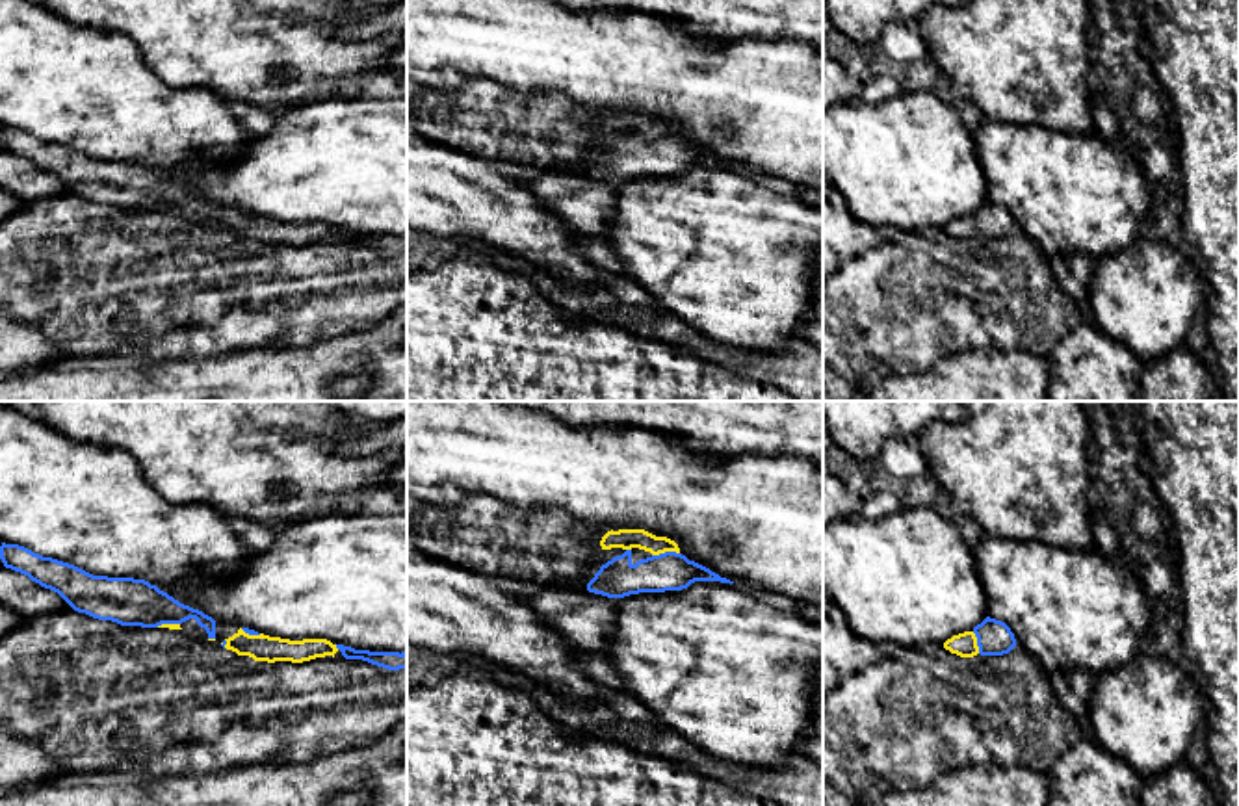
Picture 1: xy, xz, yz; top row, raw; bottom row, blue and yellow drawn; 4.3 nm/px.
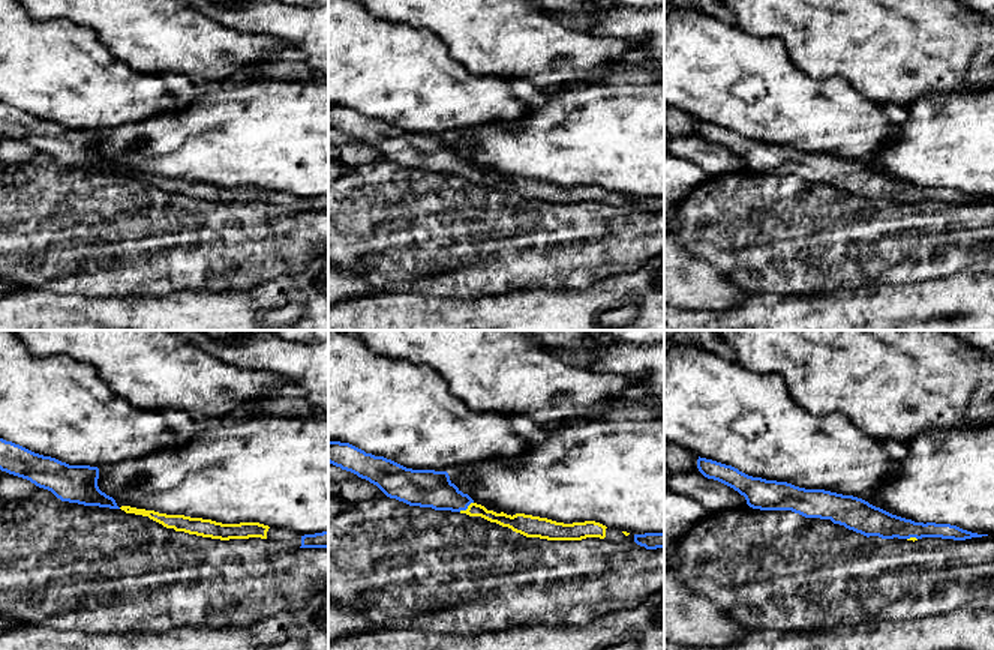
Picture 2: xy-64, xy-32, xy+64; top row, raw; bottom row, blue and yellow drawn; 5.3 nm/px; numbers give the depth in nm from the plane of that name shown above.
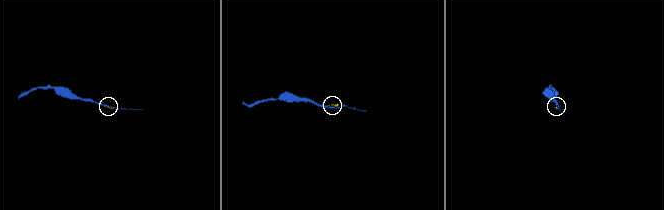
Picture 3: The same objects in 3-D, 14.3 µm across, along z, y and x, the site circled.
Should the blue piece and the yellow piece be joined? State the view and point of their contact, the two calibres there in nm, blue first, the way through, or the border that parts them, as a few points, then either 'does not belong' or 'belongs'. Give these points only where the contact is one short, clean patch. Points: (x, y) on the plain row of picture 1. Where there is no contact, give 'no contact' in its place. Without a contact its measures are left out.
meets blue in xz at (665, 136); 170 nm thick on the blue side, 90 nm on the other; belongs

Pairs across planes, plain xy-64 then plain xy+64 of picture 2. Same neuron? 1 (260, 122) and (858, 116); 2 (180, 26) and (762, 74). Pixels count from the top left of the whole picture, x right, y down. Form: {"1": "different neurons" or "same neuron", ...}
{"1": "different neurons", "2": "different neurons"}

